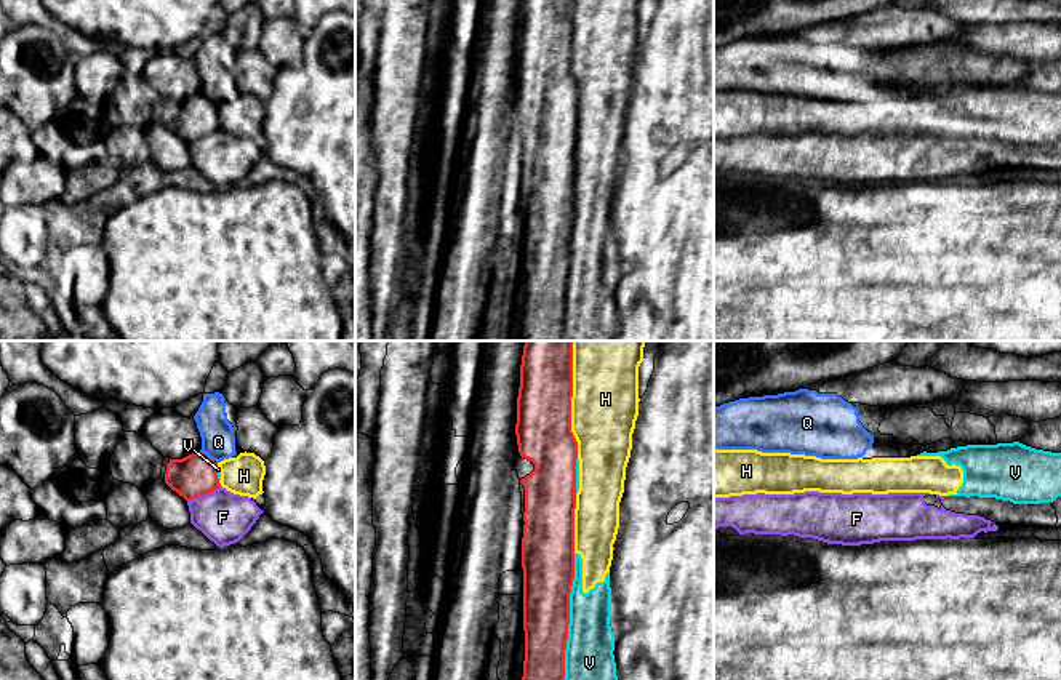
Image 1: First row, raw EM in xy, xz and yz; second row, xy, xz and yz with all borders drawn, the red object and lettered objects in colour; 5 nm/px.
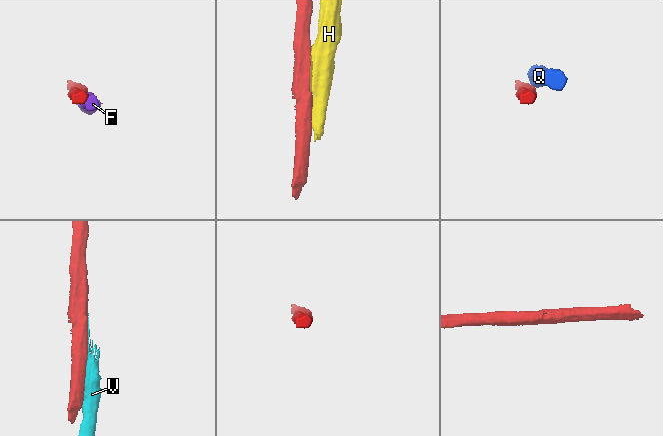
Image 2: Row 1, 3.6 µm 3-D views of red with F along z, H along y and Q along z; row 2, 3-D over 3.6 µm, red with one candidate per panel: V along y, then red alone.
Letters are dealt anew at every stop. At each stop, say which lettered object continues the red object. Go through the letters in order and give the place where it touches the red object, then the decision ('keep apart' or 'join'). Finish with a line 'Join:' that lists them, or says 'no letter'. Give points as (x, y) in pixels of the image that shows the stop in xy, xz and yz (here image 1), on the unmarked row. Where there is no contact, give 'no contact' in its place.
F: xy (204, 136) | keep apart
H: xz (570, 50) | keep apart
Q: xy (205, 96) | keep apart
V: xz (568, 264) | keep apart
Join: no letter

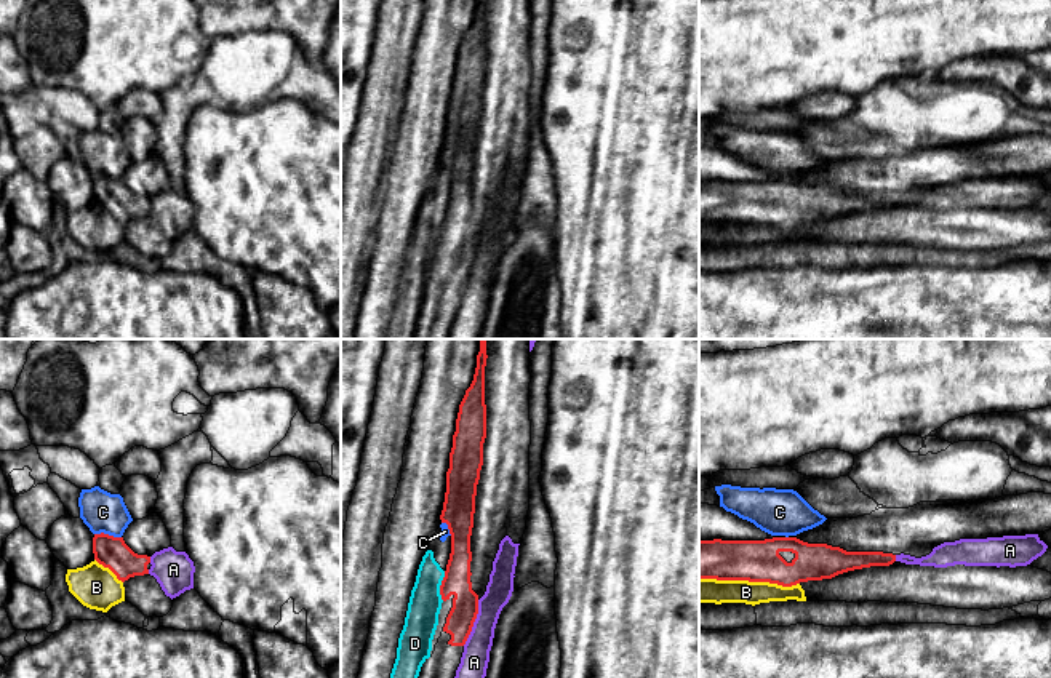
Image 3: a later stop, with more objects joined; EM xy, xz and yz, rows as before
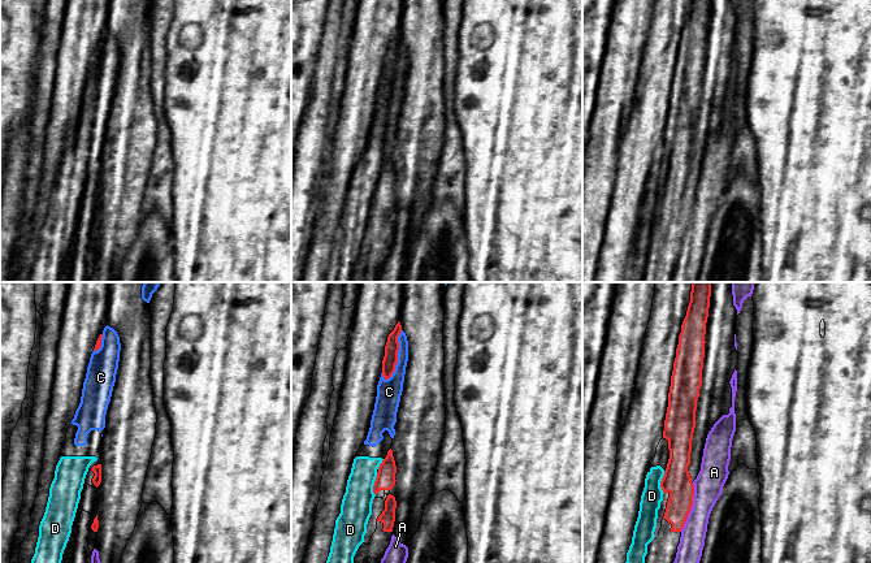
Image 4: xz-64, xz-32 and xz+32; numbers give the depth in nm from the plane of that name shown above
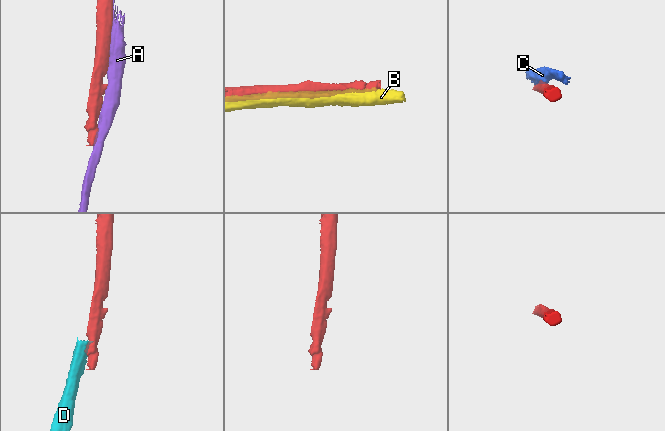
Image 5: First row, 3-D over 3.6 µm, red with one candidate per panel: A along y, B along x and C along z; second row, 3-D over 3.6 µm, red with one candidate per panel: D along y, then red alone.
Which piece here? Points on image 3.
A: xz (474, 263) | keep apart
B: yz (749, 223) | keep apart
C: xy (107, 176) | keep apart
D: xz (440, 227) | keep apart
Join: no letter

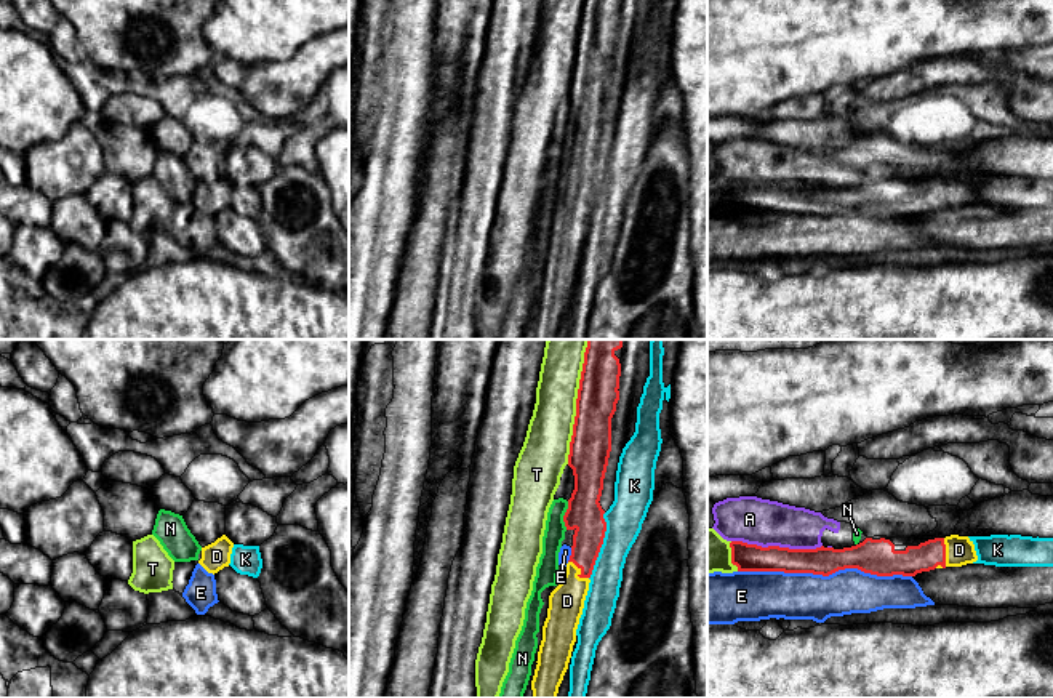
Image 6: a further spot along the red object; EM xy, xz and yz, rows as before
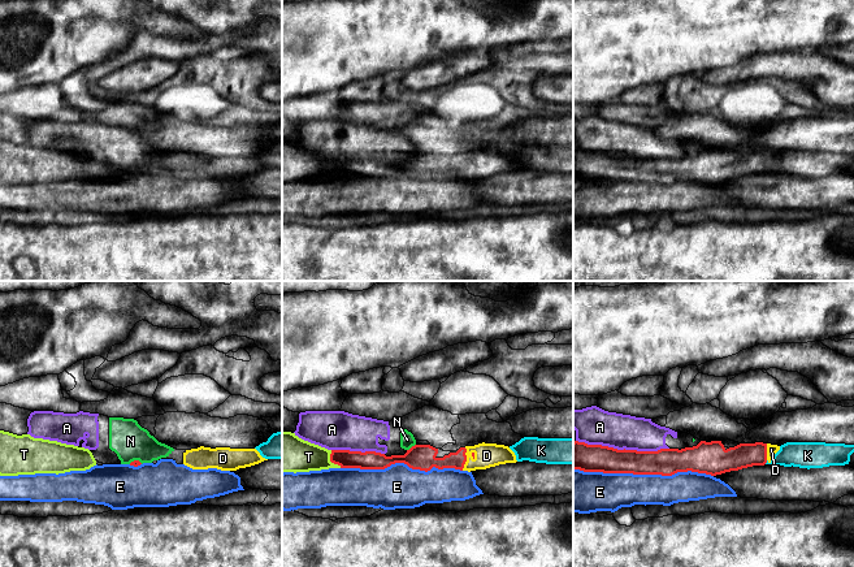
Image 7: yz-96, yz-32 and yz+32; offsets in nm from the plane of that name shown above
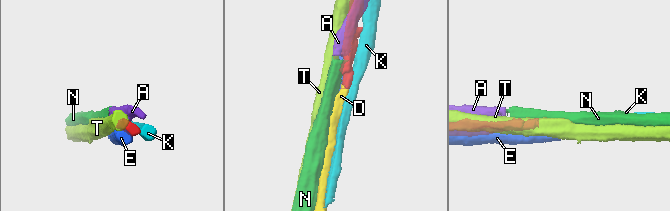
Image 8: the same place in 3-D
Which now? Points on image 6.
A: yz (776, 188) | keep apart
D: yz (944, 199) | join
E: yz (824, 216) | keep apart
K: xz (600, 188) | keep apart
N: xz (564, 157) | keep apart
T: xz (576, 53) | keep apart
Join: D

